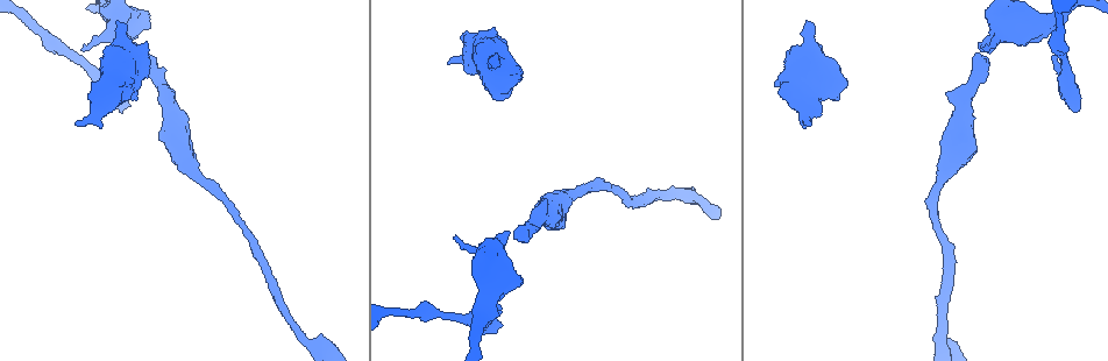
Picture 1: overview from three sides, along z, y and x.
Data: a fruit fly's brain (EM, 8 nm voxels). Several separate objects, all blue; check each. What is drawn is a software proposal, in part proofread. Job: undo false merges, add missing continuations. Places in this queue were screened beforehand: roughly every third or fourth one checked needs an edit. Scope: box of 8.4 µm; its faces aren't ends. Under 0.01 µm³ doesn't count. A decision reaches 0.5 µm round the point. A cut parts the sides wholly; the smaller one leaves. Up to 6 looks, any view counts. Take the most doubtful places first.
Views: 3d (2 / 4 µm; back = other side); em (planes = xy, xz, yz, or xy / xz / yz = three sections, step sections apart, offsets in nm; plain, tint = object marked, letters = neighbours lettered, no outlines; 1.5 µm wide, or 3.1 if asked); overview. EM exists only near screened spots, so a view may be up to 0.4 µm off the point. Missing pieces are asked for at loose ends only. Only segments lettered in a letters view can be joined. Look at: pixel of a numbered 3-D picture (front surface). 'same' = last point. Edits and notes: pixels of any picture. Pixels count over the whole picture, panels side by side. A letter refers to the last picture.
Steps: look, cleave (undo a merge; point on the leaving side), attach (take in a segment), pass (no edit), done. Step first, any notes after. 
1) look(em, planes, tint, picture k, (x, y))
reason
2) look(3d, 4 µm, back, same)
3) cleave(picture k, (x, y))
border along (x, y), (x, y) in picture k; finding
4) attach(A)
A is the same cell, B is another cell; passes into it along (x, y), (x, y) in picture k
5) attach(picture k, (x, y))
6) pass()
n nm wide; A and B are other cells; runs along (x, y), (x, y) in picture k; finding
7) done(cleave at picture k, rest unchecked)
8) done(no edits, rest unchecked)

look(3d, 2 µm, picture 1, (493, 333))
an open end

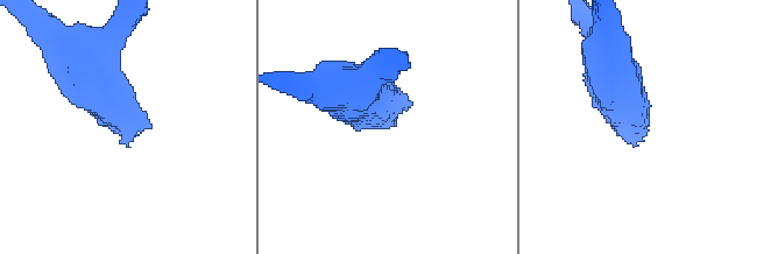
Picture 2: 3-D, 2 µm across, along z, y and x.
look(em, planes, letters, picture 2, (390, 119))
need the tissue

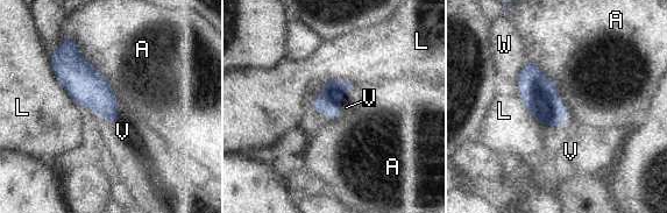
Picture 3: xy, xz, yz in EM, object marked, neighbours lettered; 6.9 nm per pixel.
attach(V)
V is the same cell, A, L and W are other cells; passes into it along (90, 89), (116, 113), (122, 132) in picture 3; it goes on there

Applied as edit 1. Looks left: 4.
look(3d, 2 µm, back, picture 1, (807, 20))
an open end

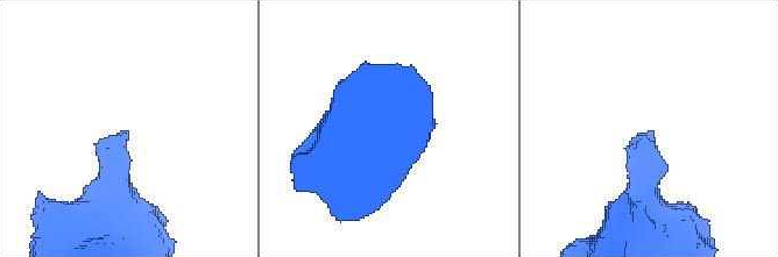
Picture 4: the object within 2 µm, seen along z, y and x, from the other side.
look(em, planes, letters, picture 4, (650, 131))

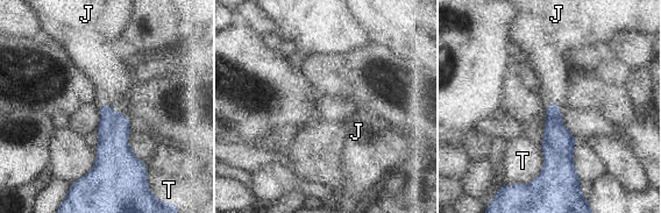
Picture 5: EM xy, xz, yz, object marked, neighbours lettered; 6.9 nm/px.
attach(J)
T touches over 280 nm; J is the same cell, T is another cell; the neuron continues

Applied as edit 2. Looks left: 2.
done(attach at picture 3, attach at picture 5, rest unchecked)

